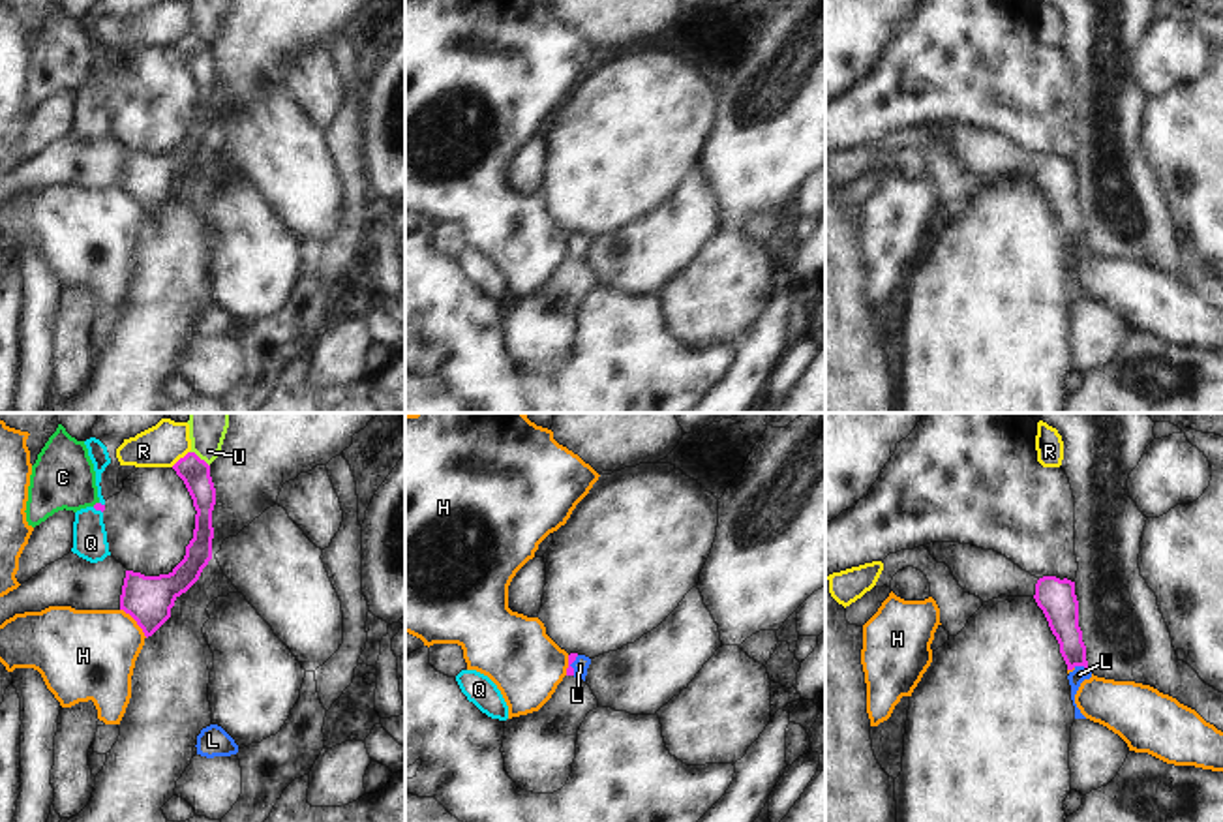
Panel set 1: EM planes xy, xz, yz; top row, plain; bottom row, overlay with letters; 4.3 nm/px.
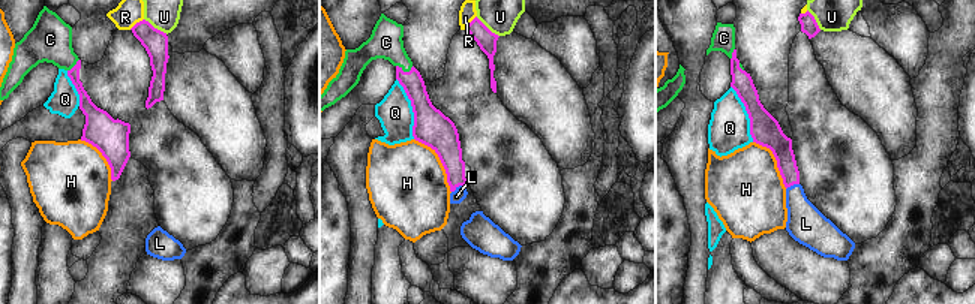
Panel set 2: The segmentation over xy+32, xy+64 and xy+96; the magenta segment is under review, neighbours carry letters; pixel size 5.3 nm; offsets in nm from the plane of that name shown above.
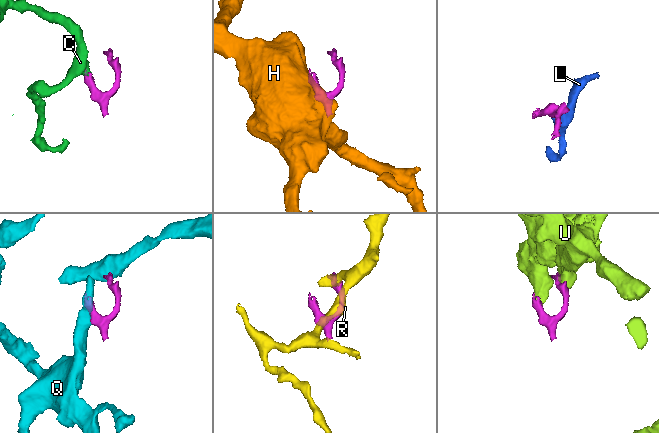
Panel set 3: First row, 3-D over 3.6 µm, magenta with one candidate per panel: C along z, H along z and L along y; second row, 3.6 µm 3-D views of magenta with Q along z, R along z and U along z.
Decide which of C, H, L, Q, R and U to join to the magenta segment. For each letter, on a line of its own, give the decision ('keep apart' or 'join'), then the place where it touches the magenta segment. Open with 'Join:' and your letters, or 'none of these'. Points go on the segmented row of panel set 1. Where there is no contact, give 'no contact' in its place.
Join: C, L
C: join; meets magenta in xy at (96, 503)
H: keep apart; meets magenta in xy at (135, 620)
L: join; meets magenta in yz at (1081, 665)
Q: keep apart; meets magenta in xy at (98, 509)
R: keep apart; meets magenta in xy at (181, 458)
U: keep apart; meets magenta in xy at (197, 456)

